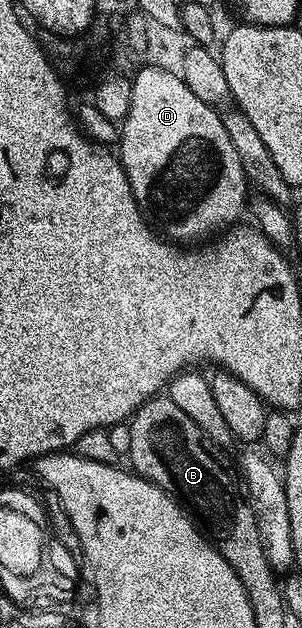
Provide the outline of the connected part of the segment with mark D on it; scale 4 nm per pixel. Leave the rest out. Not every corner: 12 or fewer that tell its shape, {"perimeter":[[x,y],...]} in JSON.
{"perimeter":[[173,72],[131,78],[117,157],[150,225],[202,243],[249,181]]}

